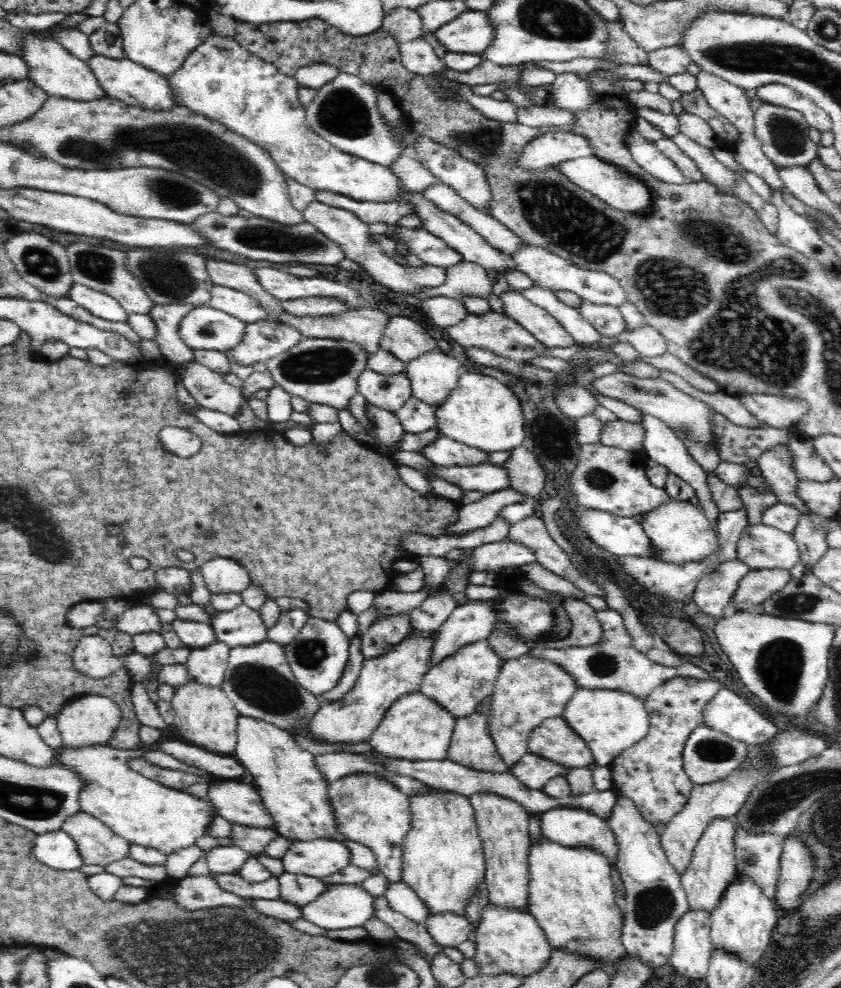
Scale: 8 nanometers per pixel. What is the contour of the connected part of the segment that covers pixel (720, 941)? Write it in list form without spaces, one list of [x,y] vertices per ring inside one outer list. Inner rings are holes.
[[[740,874],[721,894],[720,902],[711,910],[710,926],[713,950],[728,950],[756,967],[776,927],[780,913],[760,886],[750,876]]]

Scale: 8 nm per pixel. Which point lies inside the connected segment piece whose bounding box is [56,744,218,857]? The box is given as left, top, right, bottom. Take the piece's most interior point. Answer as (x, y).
(142, 811)

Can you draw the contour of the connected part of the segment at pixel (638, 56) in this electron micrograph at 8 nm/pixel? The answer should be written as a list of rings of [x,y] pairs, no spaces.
[[[607,22],[608,29],[608,61],[618,64],[630,64],[634,66],[646,66],[649,64],[648,57],[643,48],[640,48],[632,37],[623,29],[623,22]]]

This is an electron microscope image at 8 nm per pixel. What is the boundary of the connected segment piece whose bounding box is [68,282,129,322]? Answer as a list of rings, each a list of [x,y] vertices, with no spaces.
[[[73,282],[68,296],[96,317],[109,322],[128,322],[129,314],[122,308],[122,305],[103,292]]]

